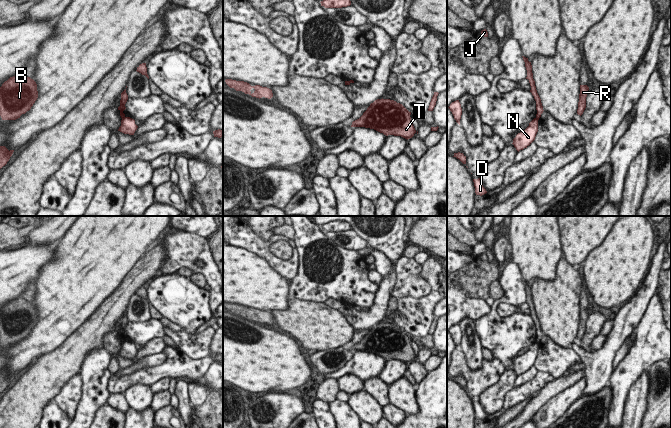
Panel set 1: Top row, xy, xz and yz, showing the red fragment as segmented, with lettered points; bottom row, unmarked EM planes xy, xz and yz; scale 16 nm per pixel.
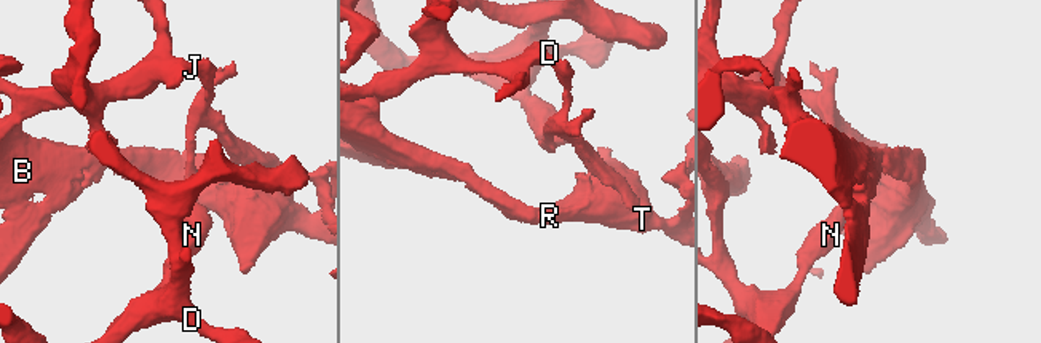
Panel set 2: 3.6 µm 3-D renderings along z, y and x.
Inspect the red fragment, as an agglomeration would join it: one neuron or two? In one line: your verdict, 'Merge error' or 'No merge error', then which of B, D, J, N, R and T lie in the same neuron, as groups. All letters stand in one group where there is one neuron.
Merge error. Groups: B J R T / D N

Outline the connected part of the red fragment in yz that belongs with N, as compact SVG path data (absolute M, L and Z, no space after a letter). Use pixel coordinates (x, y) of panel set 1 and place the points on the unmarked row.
M534 342L529 347L529 350L524 355L518 357L513 363L512 368L518 376L524 372L527 372L535 364L538 356L538 344L538 342Z

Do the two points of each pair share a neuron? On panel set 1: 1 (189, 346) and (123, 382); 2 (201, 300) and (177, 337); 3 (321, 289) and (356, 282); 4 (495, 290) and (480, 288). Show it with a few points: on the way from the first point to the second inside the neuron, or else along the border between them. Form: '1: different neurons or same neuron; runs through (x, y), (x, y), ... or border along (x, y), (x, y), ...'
1: different neurons; border along (176, 346), (193, 359), (203, 358)
2: different neurons; border along (181, 330), (193, 334)
3: same neuron; runs through (330, 283), (347, 283)
4: different neurons; border along (496, 279), (491, 284), (489, 296)

